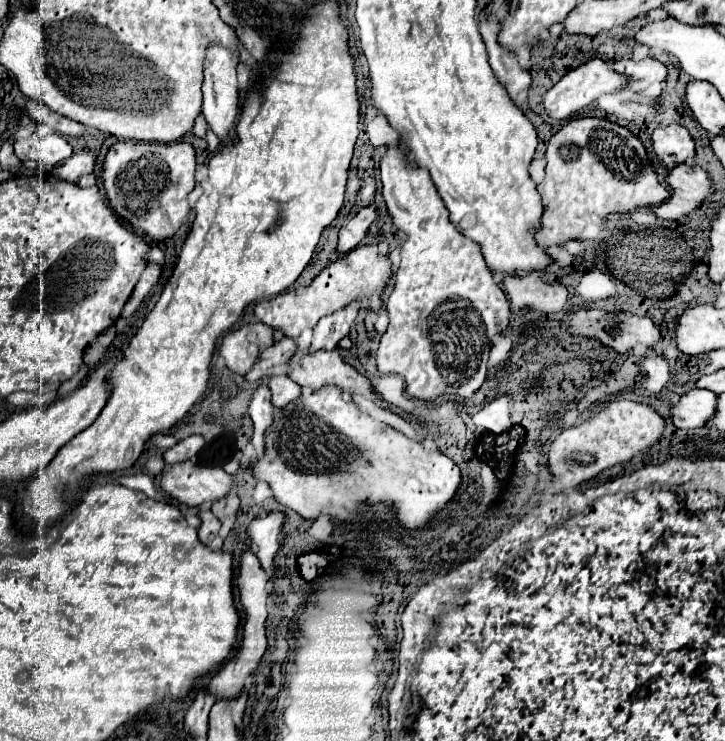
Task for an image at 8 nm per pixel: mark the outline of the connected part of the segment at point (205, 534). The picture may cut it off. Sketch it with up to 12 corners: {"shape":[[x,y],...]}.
{"shape":[[200,511],[198,539],[220,549],[220,521],[212,511]]}

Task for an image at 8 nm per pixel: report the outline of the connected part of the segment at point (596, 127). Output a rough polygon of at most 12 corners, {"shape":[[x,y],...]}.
{"shape":[[594,117],[548,143],[540,247],[670,197],[642,141]]}

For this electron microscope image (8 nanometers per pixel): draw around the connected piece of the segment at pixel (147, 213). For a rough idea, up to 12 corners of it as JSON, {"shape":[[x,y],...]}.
{"shape":[[118,141],[104,189],[122,221],[170,239],[190,213],[190,143]]}

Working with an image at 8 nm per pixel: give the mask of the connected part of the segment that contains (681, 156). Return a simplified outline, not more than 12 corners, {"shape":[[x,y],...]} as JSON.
{"shape":[[682,125],[654,129],[652,153],[662,167],[694,157],[694,139]]}

